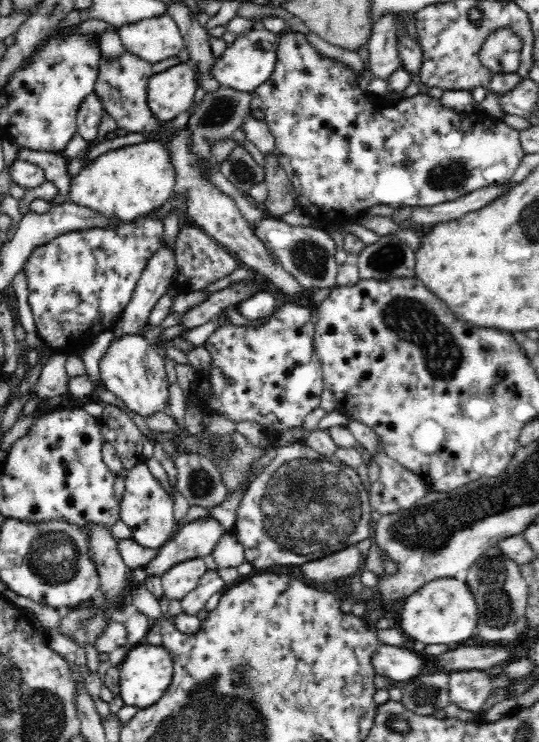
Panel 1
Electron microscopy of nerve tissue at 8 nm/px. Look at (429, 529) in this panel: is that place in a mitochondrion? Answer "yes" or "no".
yes

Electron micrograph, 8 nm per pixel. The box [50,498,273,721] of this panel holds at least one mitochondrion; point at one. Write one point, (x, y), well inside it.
(85, 622)

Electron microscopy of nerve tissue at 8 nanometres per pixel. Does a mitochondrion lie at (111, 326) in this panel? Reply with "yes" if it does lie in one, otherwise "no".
no

